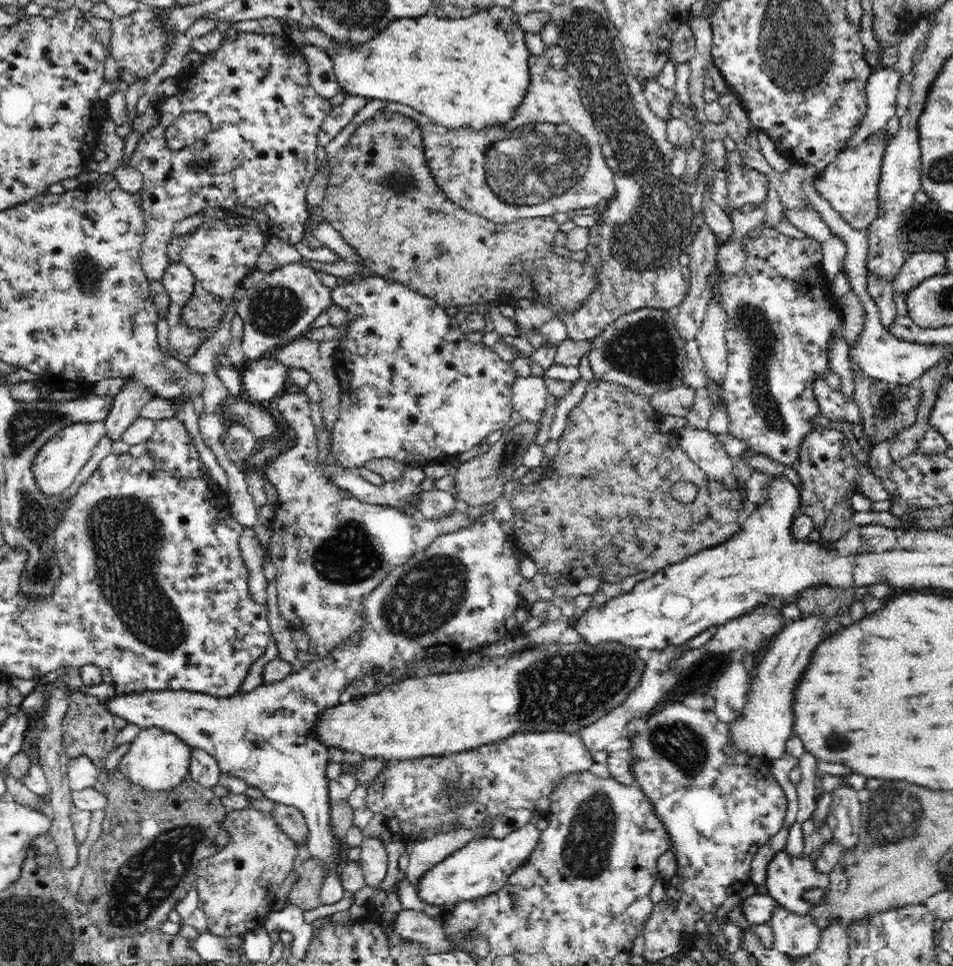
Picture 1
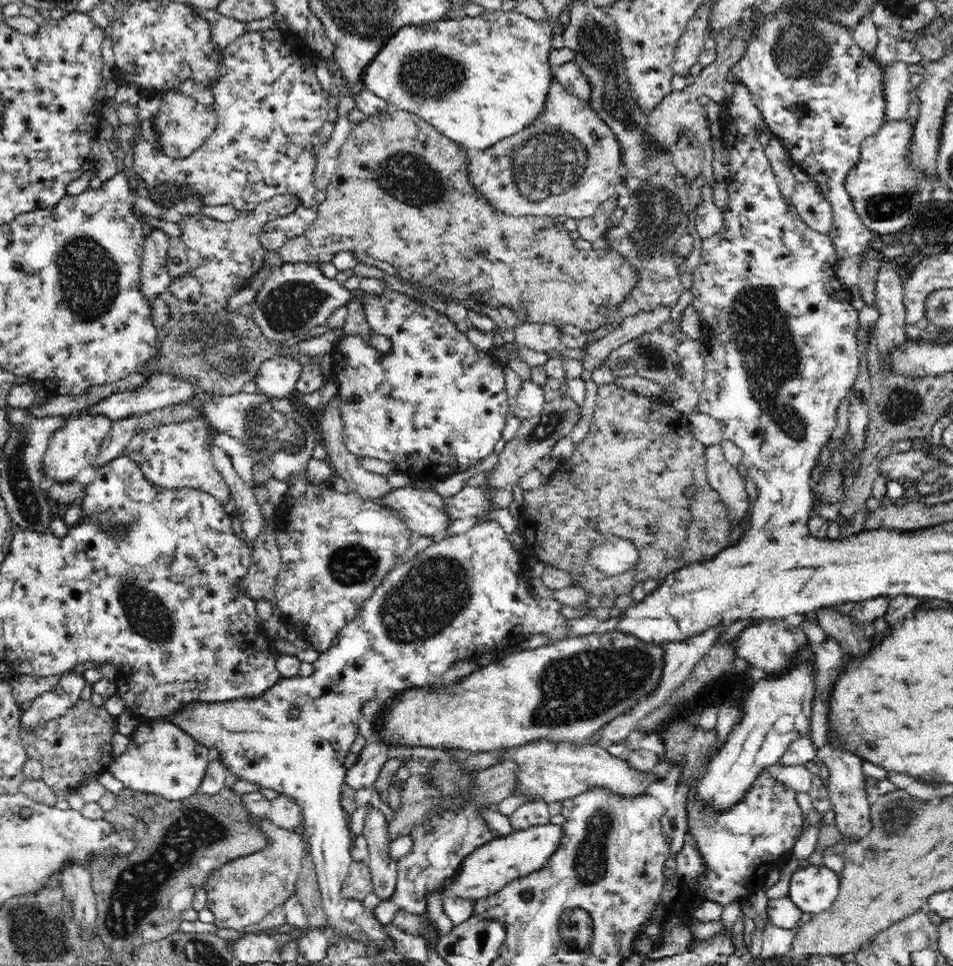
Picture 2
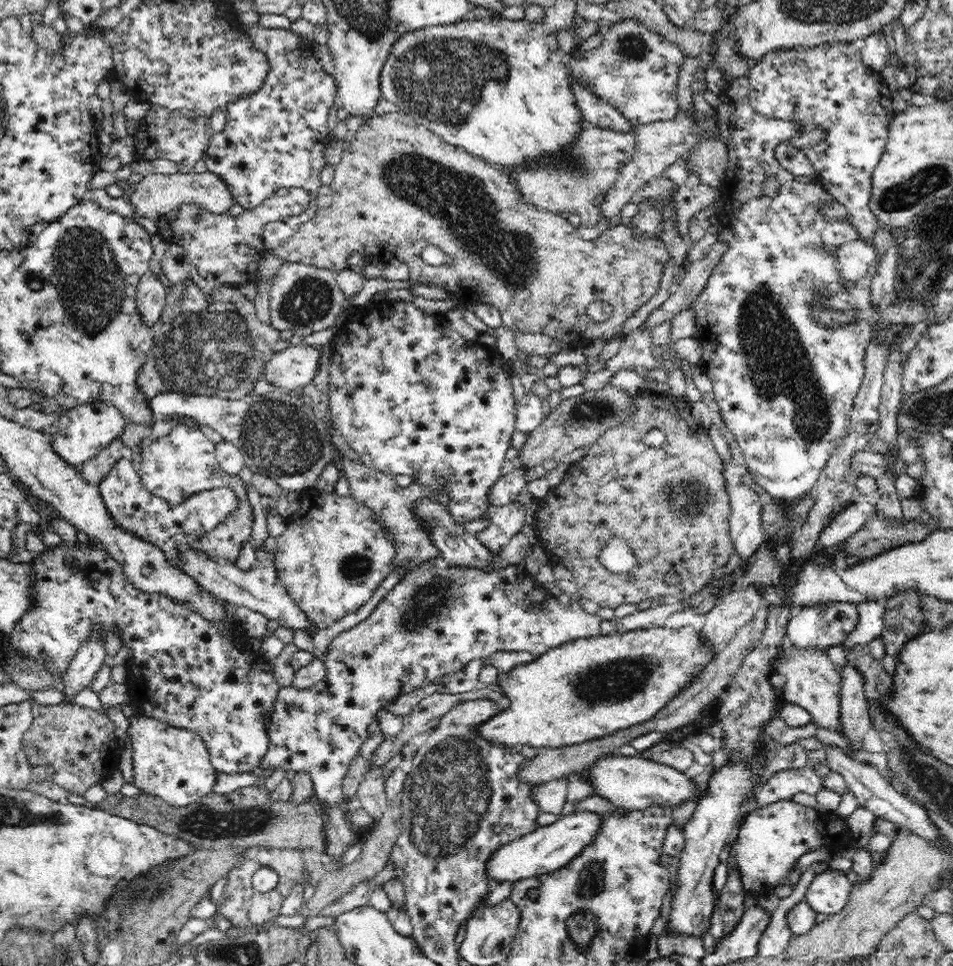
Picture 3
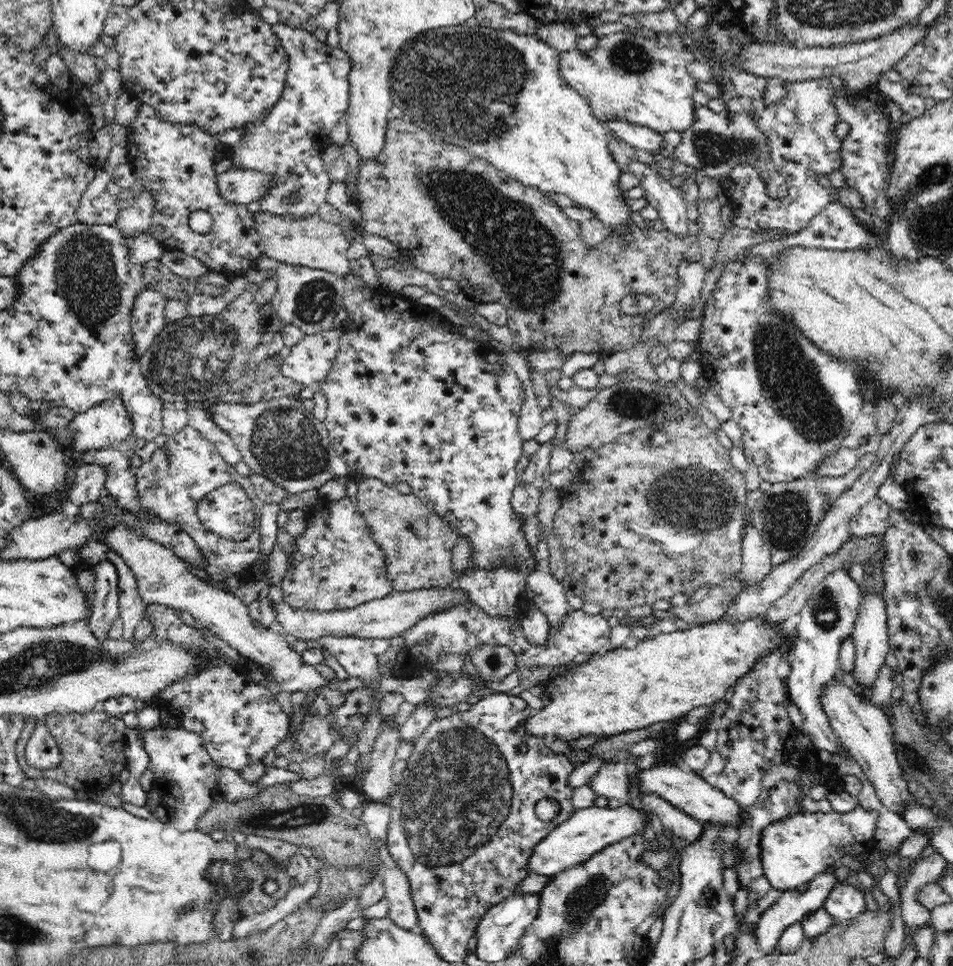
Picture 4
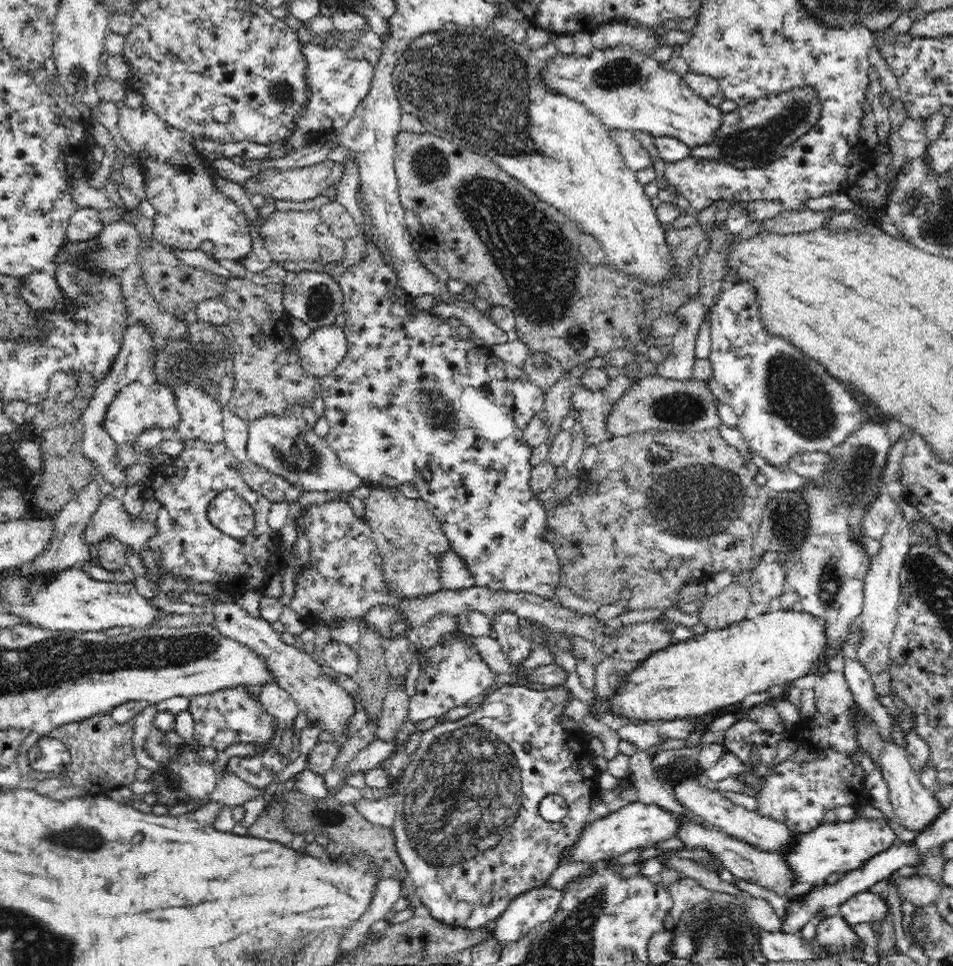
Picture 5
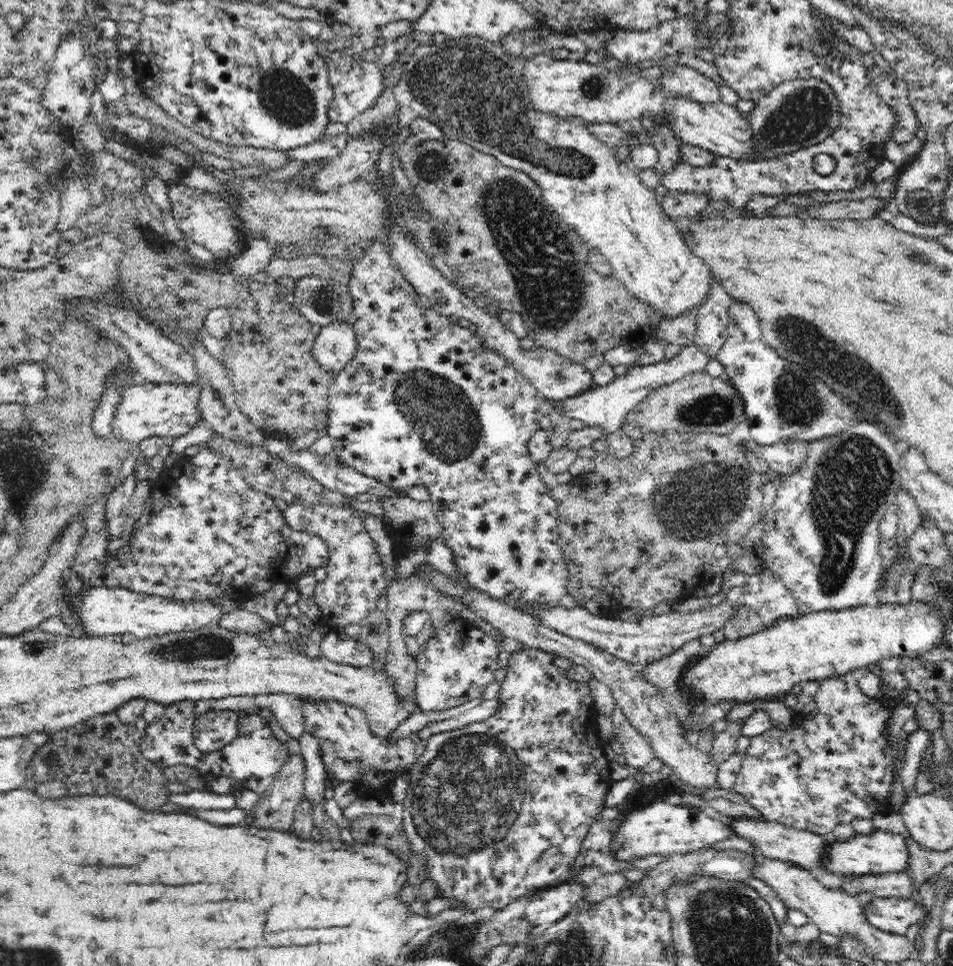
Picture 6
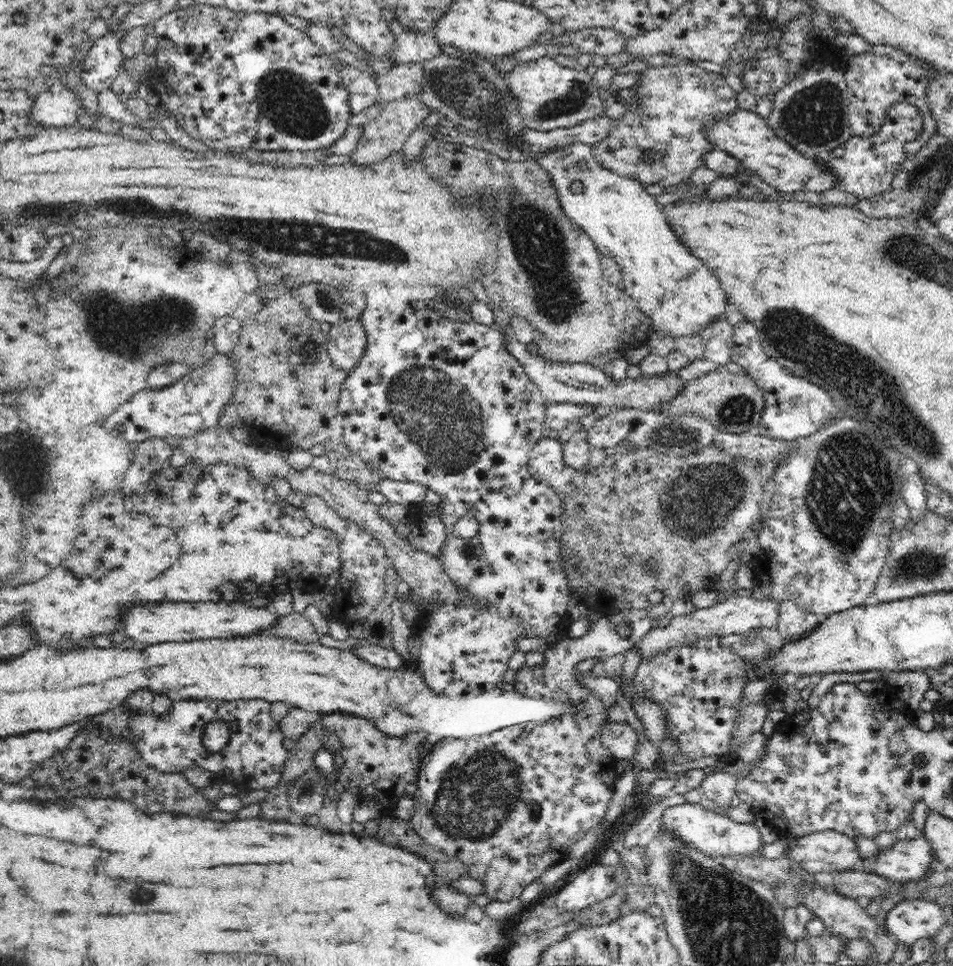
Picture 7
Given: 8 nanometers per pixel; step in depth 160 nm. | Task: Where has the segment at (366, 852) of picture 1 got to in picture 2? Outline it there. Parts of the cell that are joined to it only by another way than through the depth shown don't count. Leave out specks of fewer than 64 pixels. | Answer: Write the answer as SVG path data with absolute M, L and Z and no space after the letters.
M366 806L366 821L362 835L367 839L367 861L373 878L374 893L382 903L390 904L398 888L397 861L388 857L389 842L386 816L378 806Z

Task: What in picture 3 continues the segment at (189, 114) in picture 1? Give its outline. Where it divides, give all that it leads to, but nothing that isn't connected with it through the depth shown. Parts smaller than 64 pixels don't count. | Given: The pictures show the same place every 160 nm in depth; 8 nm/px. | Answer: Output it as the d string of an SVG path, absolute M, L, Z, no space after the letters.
M150 104L150 110L138 121L138 127L131 136L134 138L135 162L170 160L176 164L178 174L190 174L194 173L194 164L204 158L215 134L204 119L184 119Z

